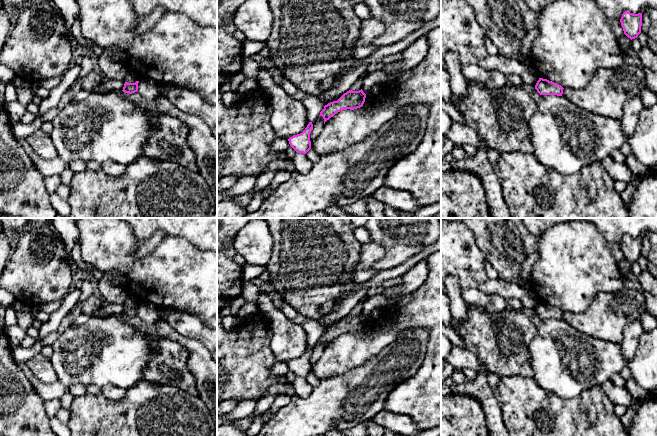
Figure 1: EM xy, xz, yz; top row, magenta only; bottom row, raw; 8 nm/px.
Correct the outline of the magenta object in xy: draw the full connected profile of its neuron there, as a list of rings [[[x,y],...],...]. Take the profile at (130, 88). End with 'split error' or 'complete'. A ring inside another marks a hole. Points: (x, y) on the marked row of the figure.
[[[136,81],[135,83],[125,82],[122,91],[129,94],[135,93],[138,91],[138,83],[139,81]]]; complete

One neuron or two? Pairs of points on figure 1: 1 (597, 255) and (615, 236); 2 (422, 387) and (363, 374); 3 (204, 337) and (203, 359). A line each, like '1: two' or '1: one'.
1: two
2: two
3: two

